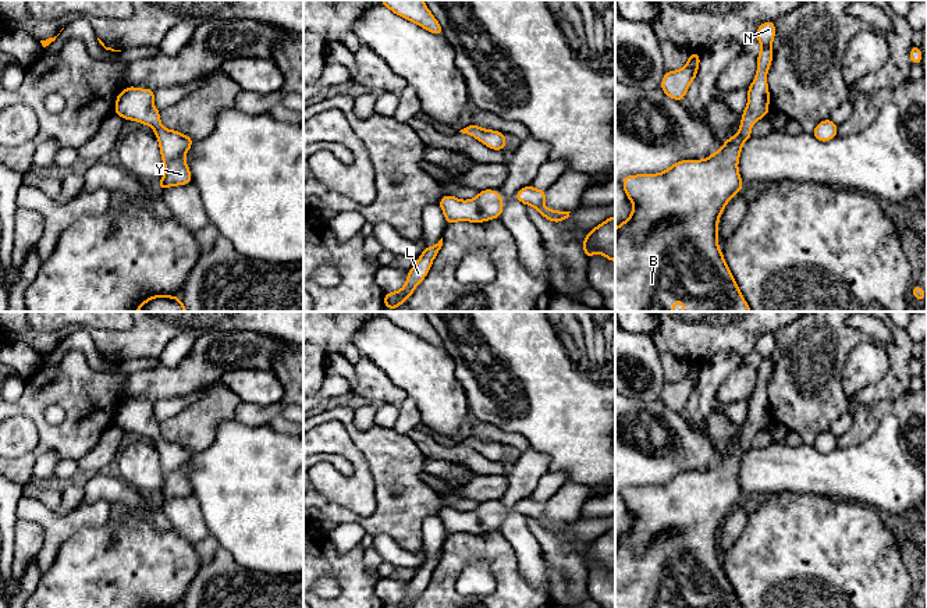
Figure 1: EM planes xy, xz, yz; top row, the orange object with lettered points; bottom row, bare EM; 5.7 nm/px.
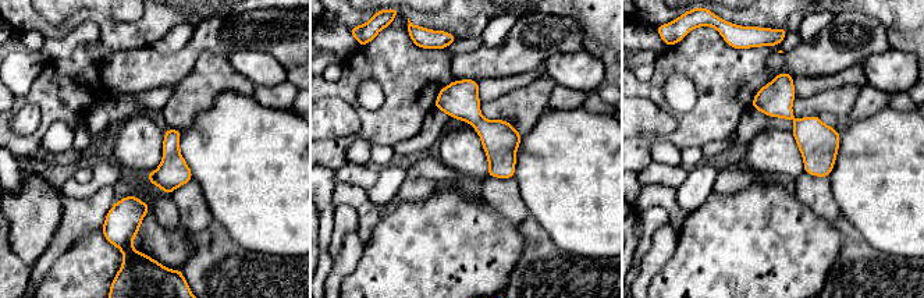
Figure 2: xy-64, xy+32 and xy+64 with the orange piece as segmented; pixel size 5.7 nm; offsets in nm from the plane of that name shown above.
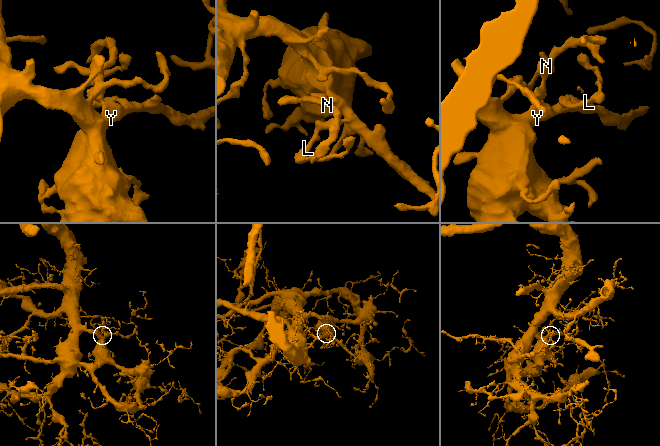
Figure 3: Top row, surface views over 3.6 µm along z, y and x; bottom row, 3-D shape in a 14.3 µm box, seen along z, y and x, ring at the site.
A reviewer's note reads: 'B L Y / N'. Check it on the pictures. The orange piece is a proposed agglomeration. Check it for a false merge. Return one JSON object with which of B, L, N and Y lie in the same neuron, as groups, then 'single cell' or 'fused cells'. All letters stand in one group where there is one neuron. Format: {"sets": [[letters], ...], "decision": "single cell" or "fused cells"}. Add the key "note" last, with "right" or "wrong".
{"sets": [["B", "L", "N", "Y"]], "decision": "single cell", "note": "wrong"}

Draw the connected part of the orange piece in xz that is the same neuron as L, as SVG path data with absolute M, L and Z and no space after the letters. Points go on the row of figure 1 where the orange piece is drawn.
M443 238L433 246L425 248L415 266L408 271L405 285L395 292L384 294L384 307L397 310L415 291L415 288L425 280L430 271L431 263L443 246Z

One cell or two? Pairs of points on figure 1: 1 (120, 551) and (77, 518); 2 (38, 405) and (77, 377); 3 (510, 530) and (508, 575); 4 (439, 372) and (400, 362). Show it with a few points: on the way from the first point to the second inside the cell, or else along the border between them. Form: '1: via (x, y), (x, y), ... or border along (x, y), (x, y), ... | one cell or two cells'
1: border along (109, 518), (99, 526), (82, 526), (60, 546) | two cells
2: via (48, 395), (59, 384), (67, 384) | one cell
3: border along (497, 530), (512, 548), (522, 575) | two cells
4: via (429, 372), (423, 372), (409, 362) | one cell

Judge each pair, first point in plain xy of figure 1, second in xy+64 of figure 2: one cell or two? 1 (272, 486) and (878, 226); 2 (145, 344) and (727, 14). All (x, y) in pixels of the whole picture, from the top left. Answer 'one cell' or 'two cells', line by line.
1: one cell
2: one cell

